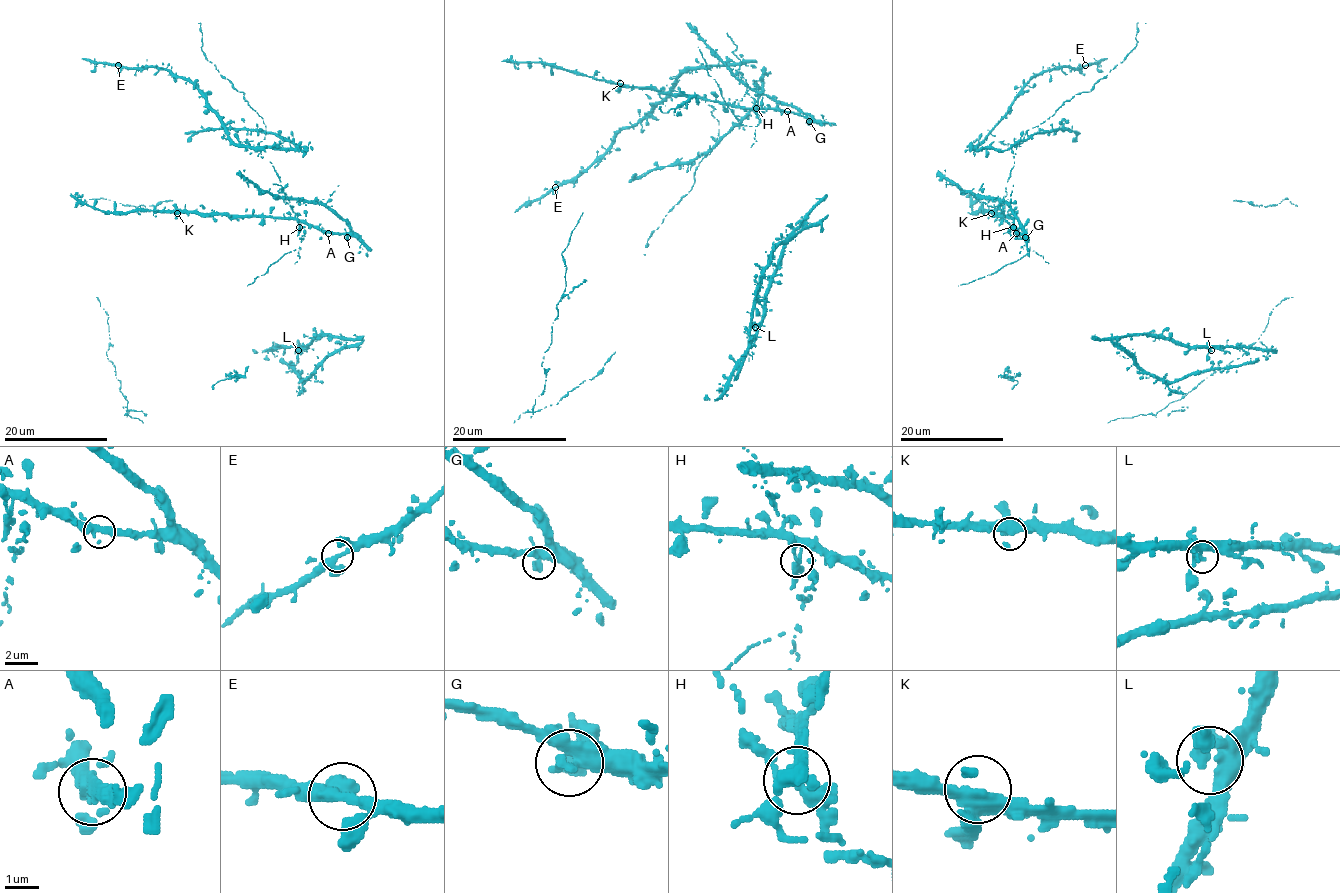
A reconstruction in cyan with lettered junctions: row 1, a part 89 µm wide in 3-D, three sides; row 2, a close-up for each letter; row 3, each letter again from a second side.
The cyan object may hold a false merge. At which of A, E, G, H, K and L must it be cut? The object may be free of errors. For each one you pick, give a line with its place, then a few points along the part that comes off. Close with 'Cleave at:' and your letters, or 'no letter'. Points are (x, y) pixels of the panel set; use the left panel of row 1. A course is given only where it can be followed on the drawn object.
H: place (299, 227); course (299, 226), (272, 166), (261, 156), (259, 143), (266, 130), (262, 118), (244, 94), (207, 59), (198, 23)
Cleave at: H

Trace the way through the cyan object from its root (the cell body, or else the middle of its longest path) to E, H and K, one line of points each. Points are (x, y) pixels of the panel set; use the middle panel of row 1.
E: (787, 111), (812, 119), (742, 77), (712, 107), (716, 141), (763, 73), (689, 67), (555, 187)
H: (787, 111), (756, 107)
K: (787, 111), (735, 107), (697, 97), (626, 87), (620, 83)

